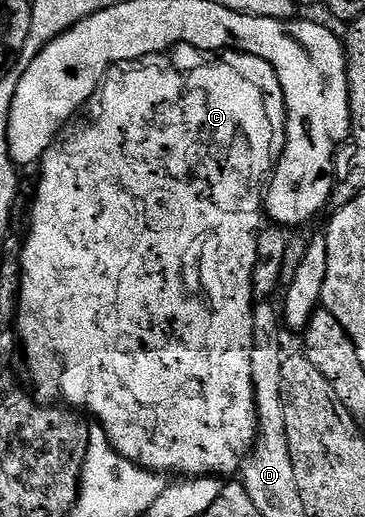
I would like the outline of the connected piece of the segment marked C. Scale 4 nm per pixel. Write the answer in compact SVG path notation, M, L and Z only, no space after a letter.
M181 43L170 53L145 55L133 61L114 63L107 70L106 77L99 82L99 87L92 93L90 101L87 102L86 115L87 119L80 118L43 156L39 168L39 187L35 190L35 202L31 204L31 227L23 241L23 273L19 281L17 335L21 340L22 354L23 351L27 354L27 371L31 374L32 383L30 386L40 400L62 401L64 404L86 413L96 424L103 426L114 451L121 453L121 457L133 461L137 466L145 468L146 471L166 473L171 477L234 476L242 467L244 459L252 452L259 433L258 409L255 404L253 381L253 317L257 304L253 289L253 265L257 265L257 241L260 231L265 226L265 184L270 180L275 170L275 164L278 163L283 152L283 147L287 144L287 102L283 96L281 81L273 69L273 65L269 65L269 61L256 55L245 55L242 51L234 49L224 49L218 53L212 53L202 51L199 47L188 43Z

